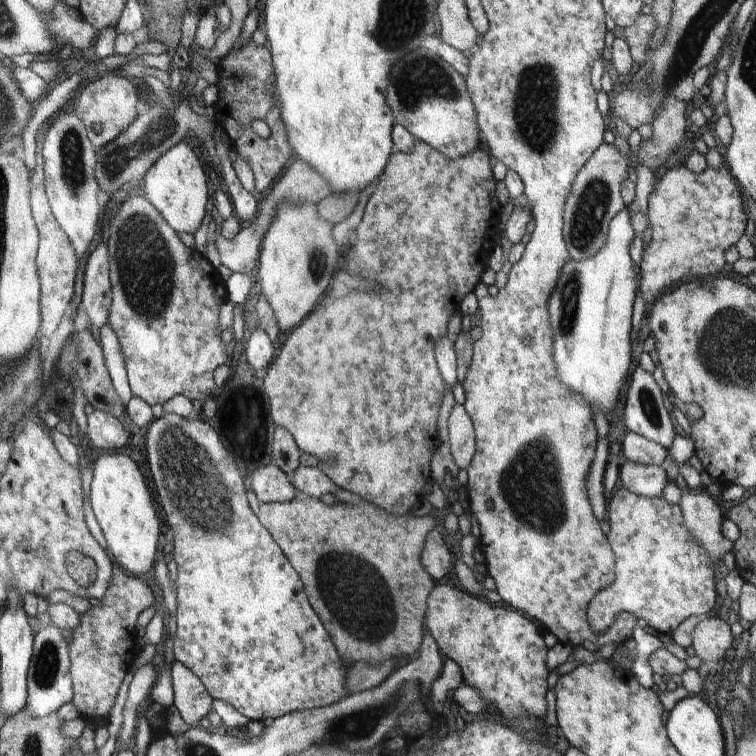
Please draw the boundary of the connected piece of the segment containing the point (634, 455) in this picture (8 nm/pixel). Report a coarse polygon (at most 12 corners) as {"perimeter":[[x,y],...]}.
{"perimeter":[[626,431],[622,452],[630,462],[660,466],[669,450]]}

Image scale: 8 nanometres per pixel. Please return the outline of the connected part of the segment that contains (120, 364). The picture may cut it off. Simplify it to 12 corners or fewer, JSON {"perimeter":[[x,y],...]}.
{"perimeter":[[108,324],[96,335],[123,404],[133,397],[118,337]]}

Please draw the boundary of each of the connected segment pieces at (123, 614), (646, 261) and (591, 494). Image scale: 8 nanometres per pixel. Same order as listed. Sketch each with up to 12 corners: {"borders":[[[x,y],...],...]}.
{"borders":[[[114,562],[104,600],[67,633],[72,704],[108,724],[155,603]],[[725,163],[662,171],[639,264],[646,305],[723,270],[749,220]],[[597,440],[588,470],[586,490],[594,516],[607,520],[604,471],[608,444]]]}

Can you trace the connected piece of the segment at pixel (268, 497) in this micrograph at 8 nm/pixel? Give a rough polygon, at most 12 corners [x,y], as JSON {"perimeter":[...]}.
{"perimeter":[[268,464],[250,472],[259,503],[297,496],[290,477]]}

